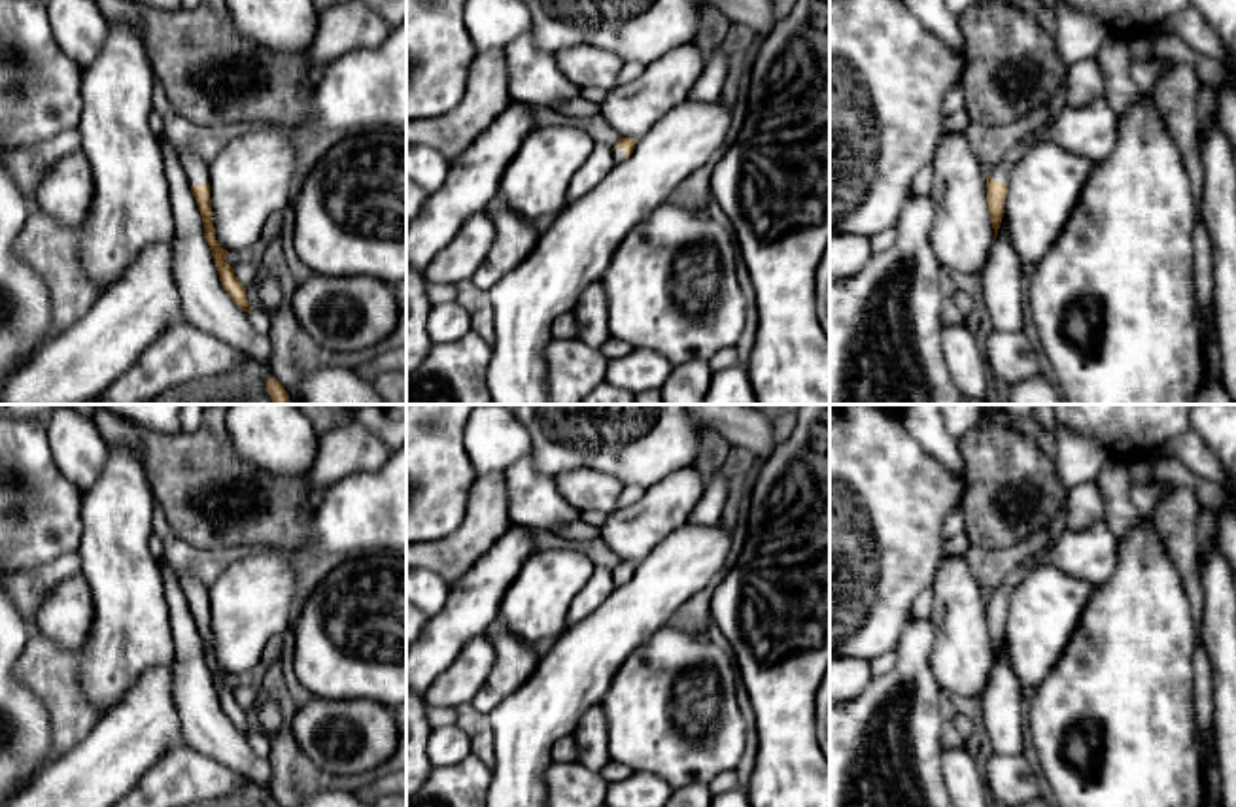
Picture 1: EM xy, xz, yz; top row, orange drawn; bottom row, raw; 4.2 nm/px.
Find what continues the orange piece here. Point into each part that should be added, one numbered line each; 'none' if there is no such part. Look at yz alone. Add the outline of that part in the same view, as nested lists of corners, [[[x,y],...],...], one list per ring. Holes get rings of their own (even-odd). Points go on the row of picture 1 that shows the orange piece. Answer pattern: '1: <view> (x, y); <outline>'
1: yz (1057, 104); [[[1053,94],[1053,98],[1047,104],[1047,123],[1045,138],[1024,138],[1022,142],[1015,144],[992,168],[990,178],[998,183],[1007,183],[1011,168],[1038,144],[1049,138],[1049,130],[1053,129],[1055,121],[1060,117],[1060,113],[1066,110],[1066,100],[1062,94]]]

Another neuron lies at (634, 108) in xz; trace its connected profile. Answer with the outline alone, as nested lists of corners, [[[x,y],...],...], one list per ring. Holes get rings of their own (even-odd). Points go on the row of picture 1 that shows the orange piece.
[[[684,43],[646,64],[637,79],[610,89],[599,104],[599,113],[618,136],[639,140],[665,113],[688,100],[703,68],[701,49]]]

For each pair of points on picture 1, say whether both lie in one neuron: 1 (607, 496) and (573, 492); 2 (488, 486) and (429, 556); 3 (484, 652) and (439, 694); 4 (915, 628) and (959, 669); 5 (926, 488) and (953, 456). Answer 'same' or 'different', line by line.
1: same
2: same
3: same
4: different
5: different

